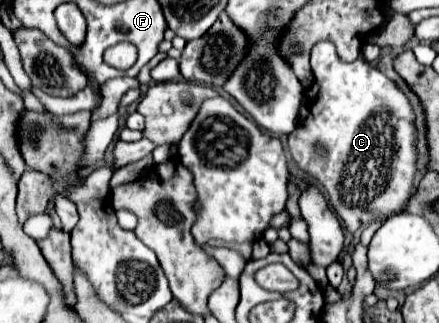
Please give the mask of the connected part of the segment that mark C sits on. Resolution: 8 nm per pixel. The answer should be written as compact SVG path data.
M321 40L313 46L310 65L315 76L315 84L311 88L313 98L305 100L297 128L287 136L287 146L295 166L327 190L329 204L349 232L359 230L375 218L387 218L405 210L409 198L413 196L413 186L419 172L415 112L409 98L395 82L365 60L355 60L351 64L341 62L335 44L329 40Z

